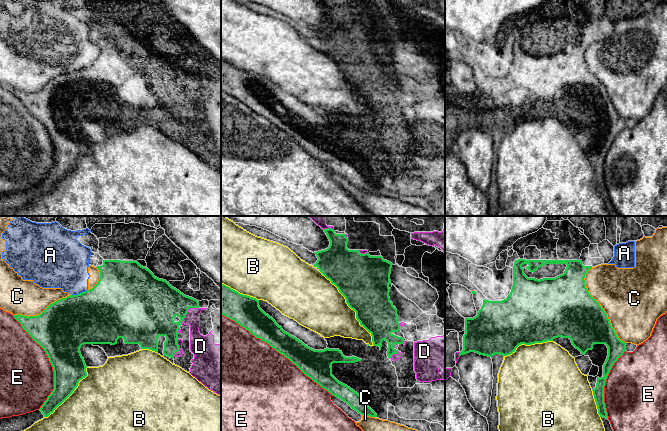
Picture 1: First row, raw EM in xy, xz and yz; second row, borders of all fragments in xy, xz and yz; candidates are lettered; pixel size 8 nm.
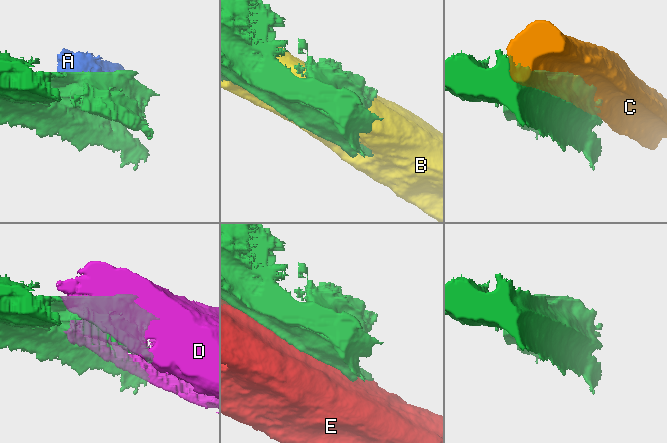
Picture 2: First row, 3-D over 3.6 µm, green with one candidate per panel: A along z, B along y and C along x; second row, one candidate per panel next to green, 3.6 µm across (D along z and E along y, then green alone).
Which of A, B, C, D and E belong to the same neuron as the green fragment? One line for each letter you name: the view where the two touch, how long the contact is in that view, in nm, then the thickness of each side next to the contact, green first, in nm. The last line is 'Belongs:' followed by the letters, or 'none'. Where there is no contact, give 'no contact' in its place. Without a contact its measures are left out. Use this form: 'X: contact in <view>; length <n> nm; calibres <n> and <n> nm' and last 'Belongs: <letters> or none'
Belongs: none

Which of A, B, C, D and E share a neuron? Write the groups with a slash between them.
A C / B / D / E

